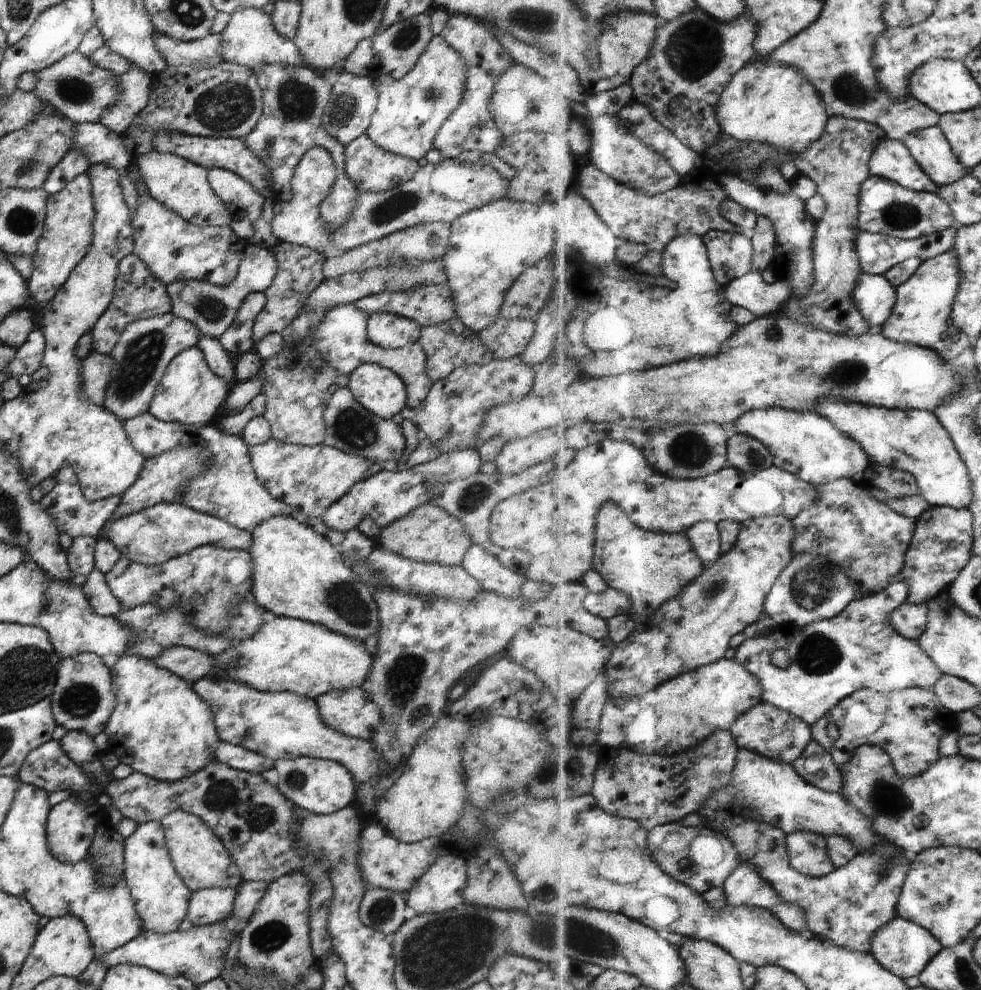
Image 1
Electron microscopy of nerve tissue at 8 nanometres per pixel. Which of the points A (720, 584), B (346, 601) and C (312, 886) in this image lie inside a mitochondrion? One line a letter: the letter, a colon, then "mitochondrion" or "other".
A: mitochondrion
B: mitochondrion
C: other

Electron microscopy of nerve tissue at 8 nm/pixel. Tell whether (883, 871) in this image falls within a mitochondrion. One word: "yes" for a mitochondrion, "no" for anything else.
yes

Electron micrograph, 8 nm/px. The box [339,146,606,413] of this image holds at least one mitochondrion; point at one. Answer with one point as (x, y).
(397, 205)

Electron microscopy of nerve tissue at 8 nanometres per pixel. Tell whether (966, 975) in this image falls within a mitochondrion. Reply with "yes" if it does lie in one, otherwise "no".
yes

